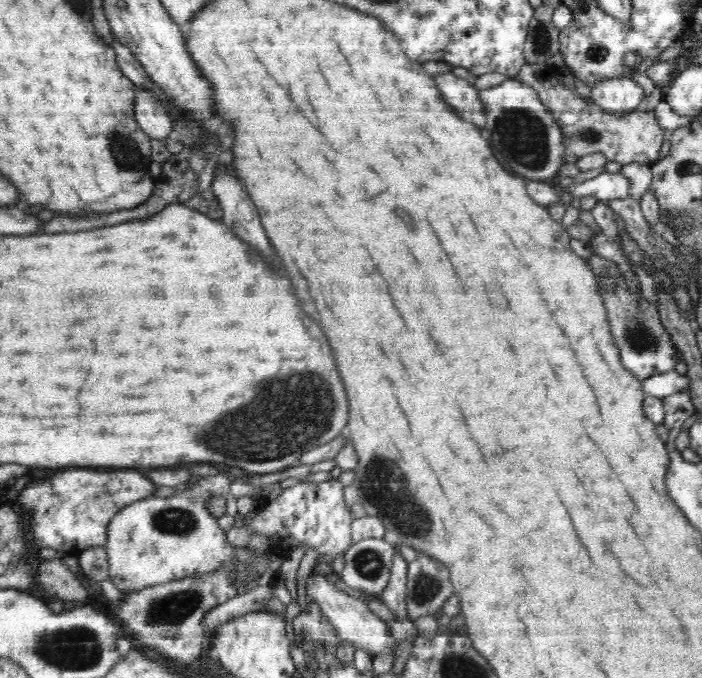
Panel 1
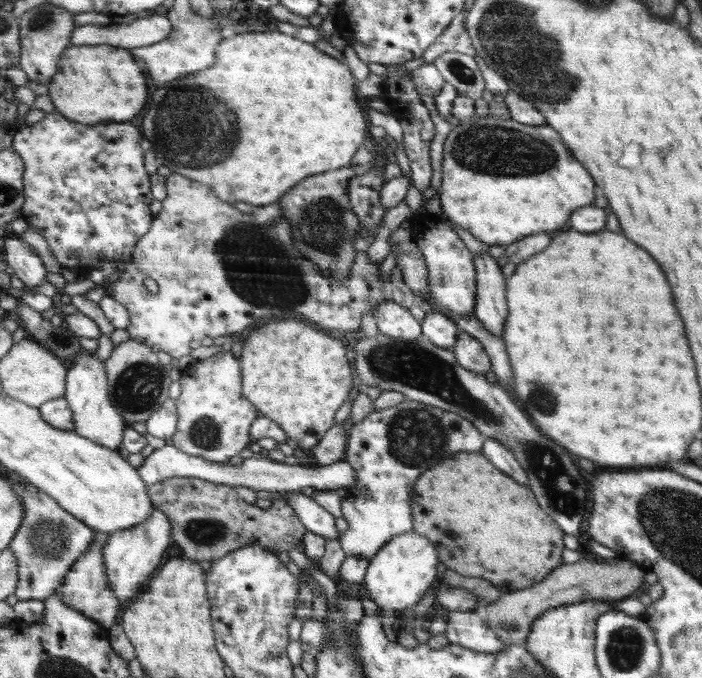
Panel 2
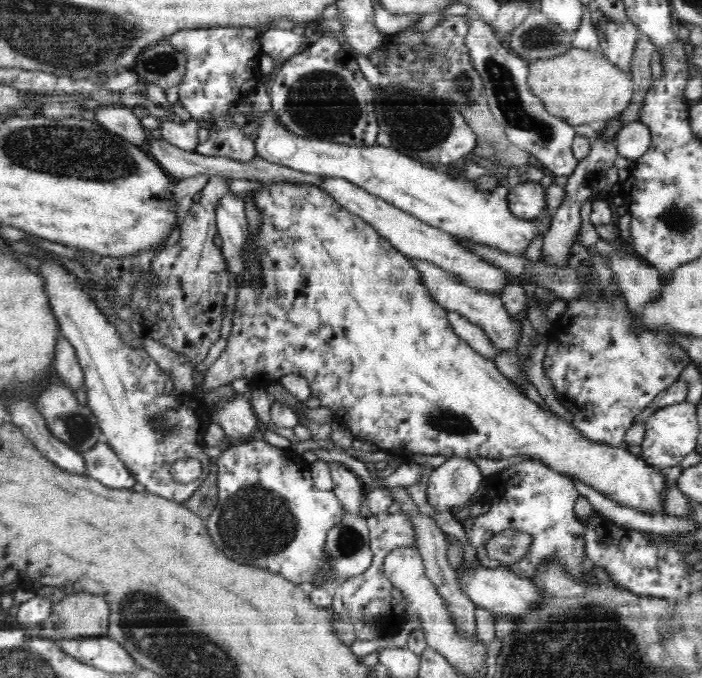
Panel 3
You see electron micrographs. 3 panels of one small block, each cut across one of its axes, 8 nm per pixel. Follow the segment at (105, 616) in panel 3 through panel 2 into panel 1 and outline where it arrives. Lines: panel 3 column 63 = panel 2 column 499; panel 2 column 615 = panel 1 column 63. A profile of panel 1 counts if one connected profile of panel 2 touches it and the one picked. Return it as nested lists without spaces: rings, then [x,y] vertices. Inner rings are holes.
[[[62,558],[46,559],[36,564],[34,574],[51,597],[60,601],[84,601],[86,589],[71,572],[72,567],[69,561]]]

